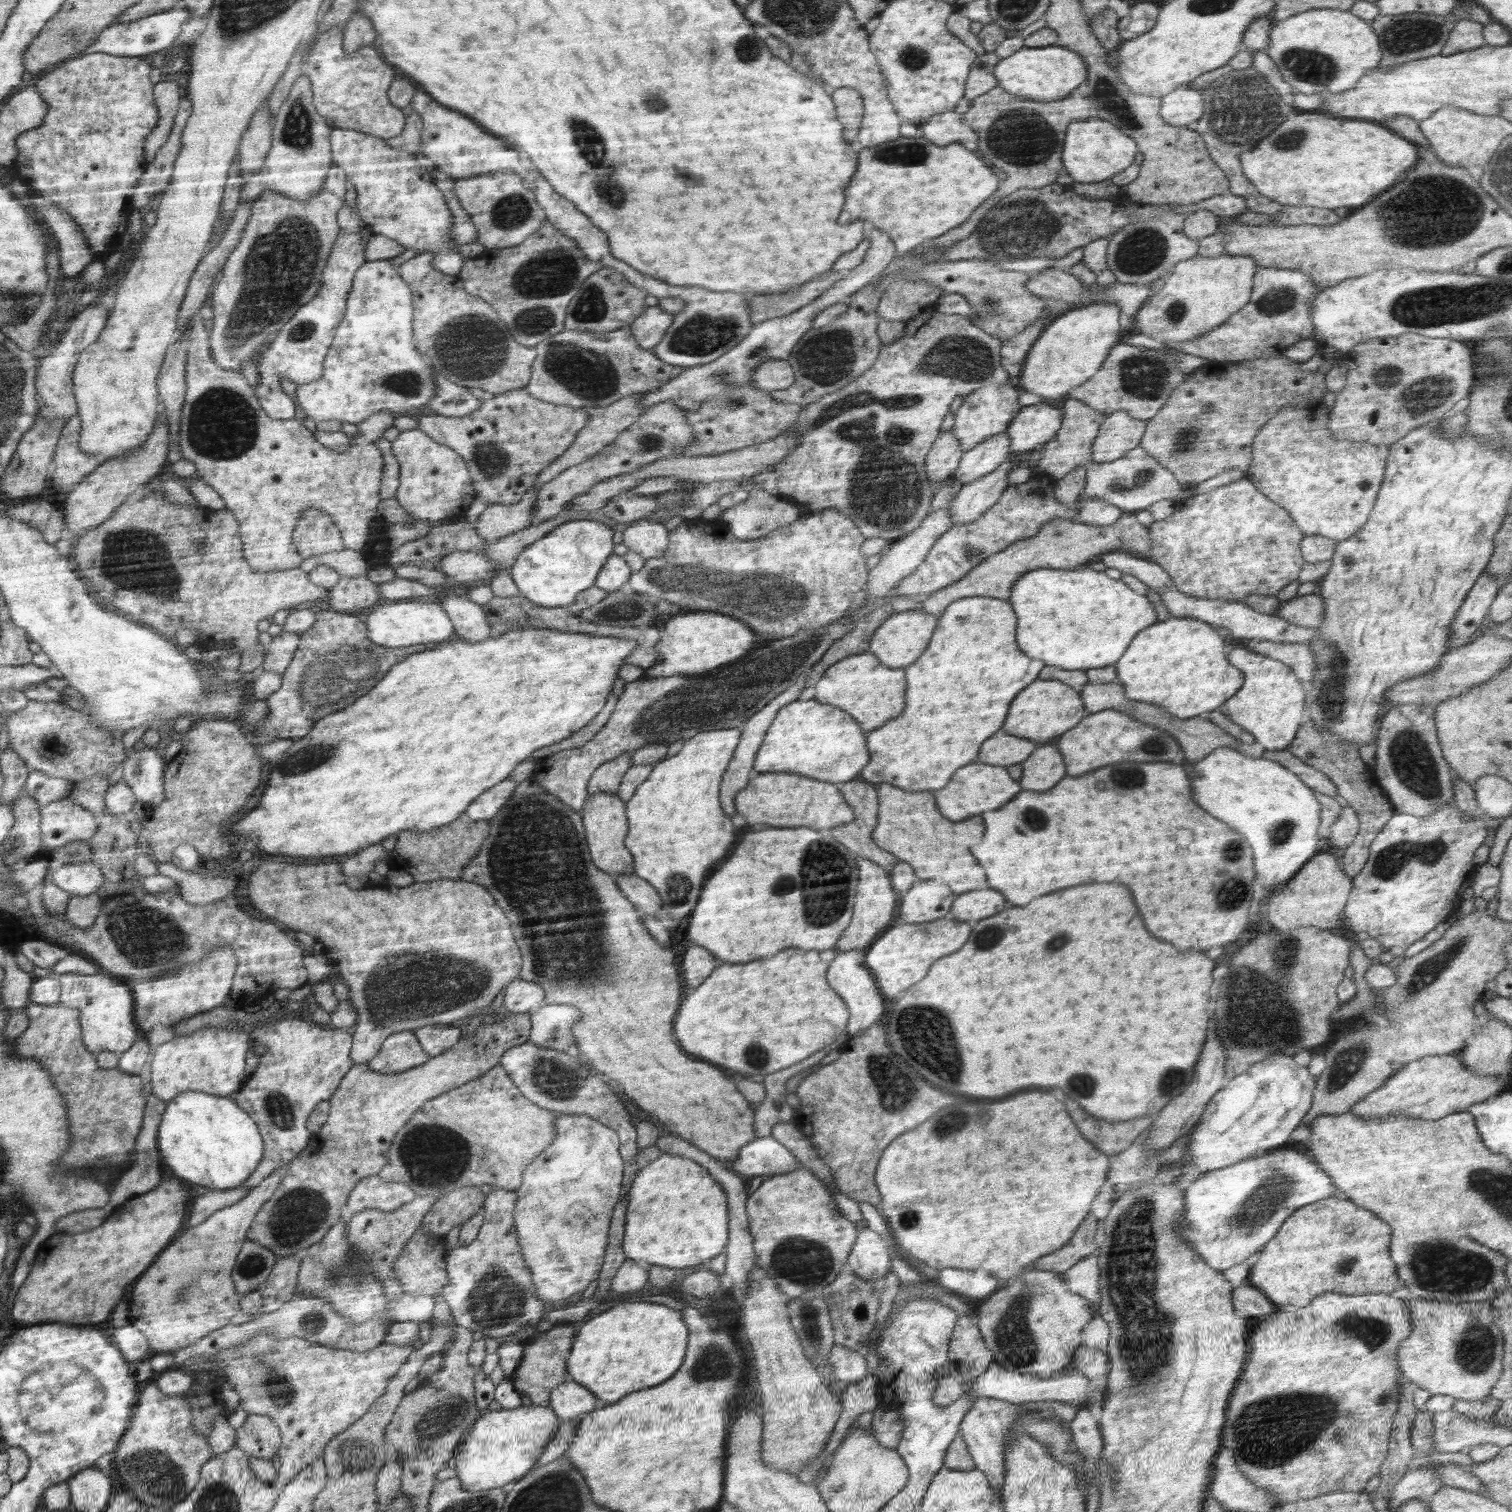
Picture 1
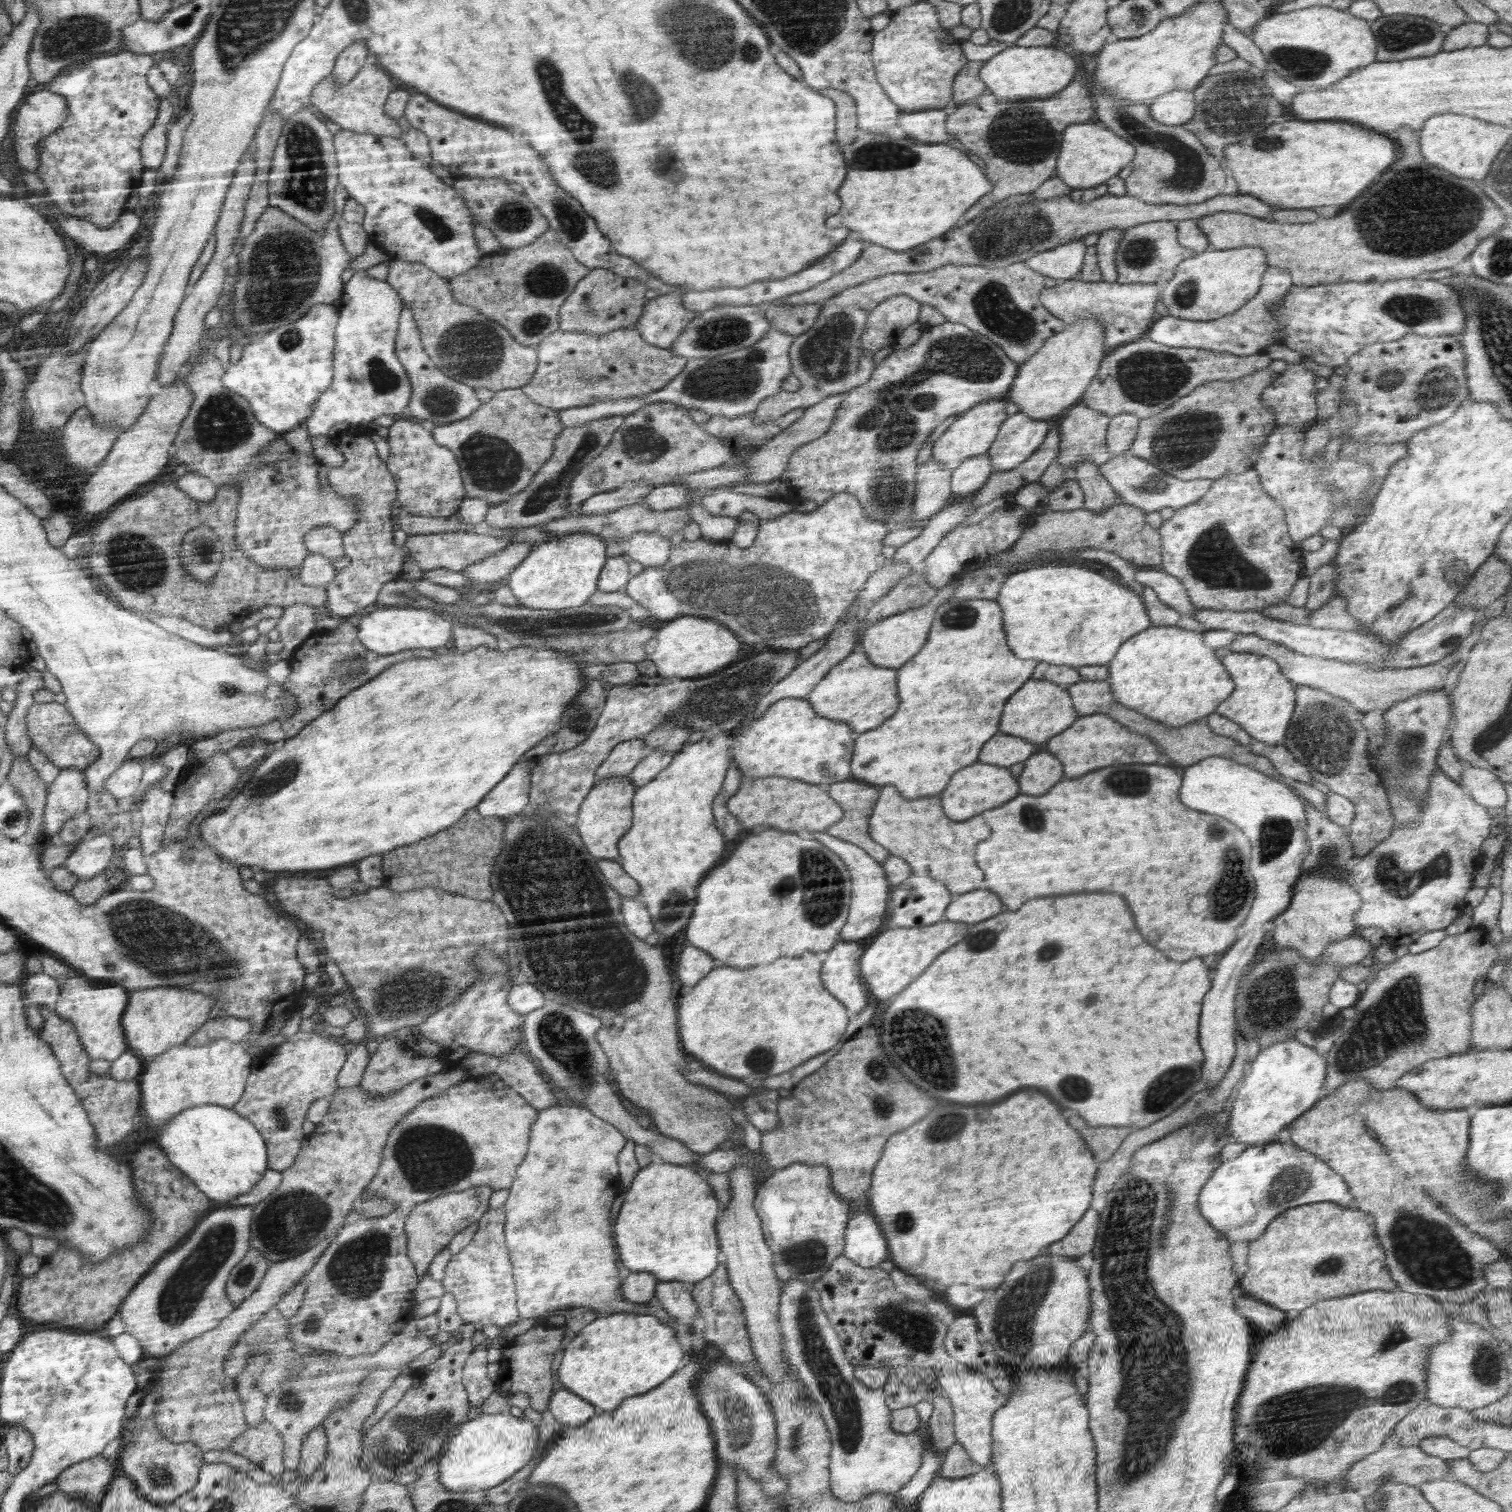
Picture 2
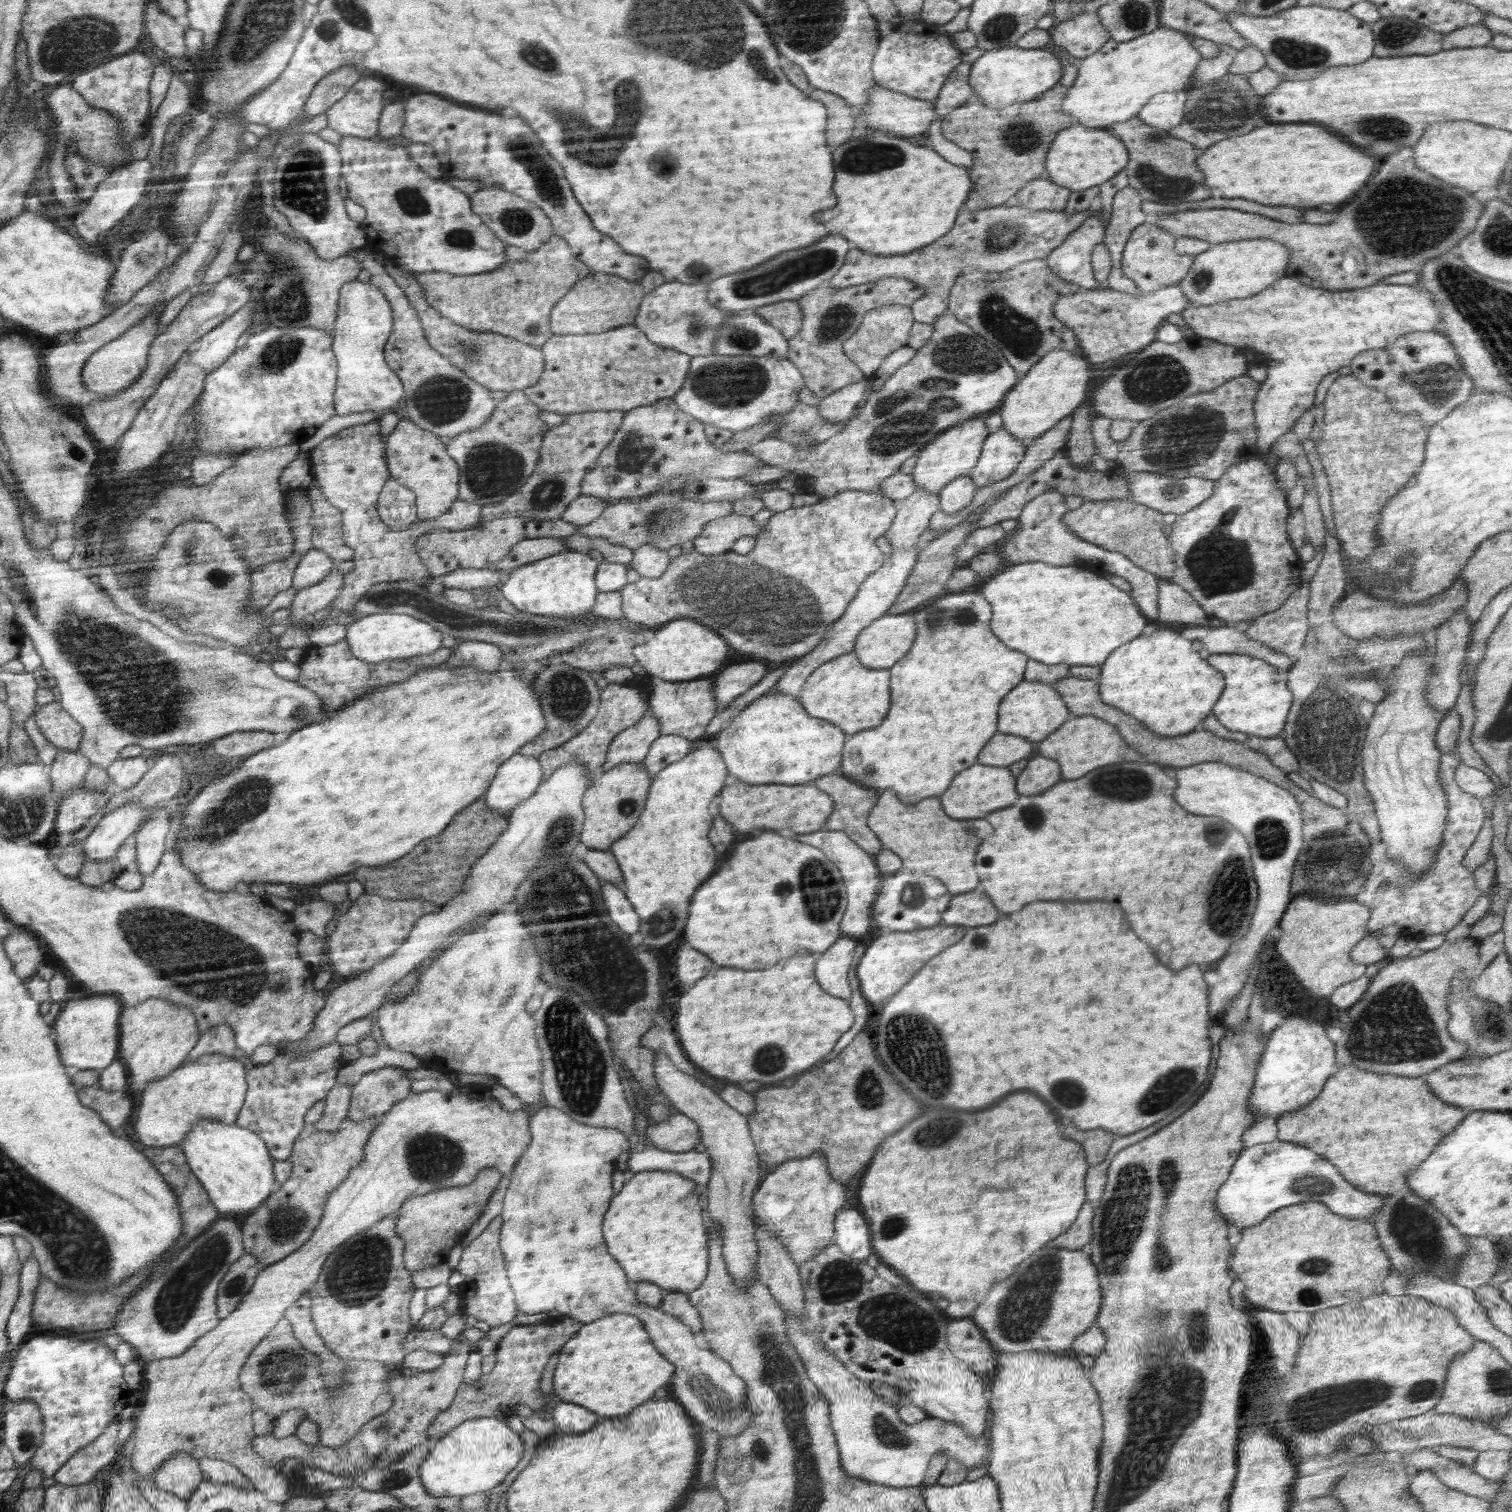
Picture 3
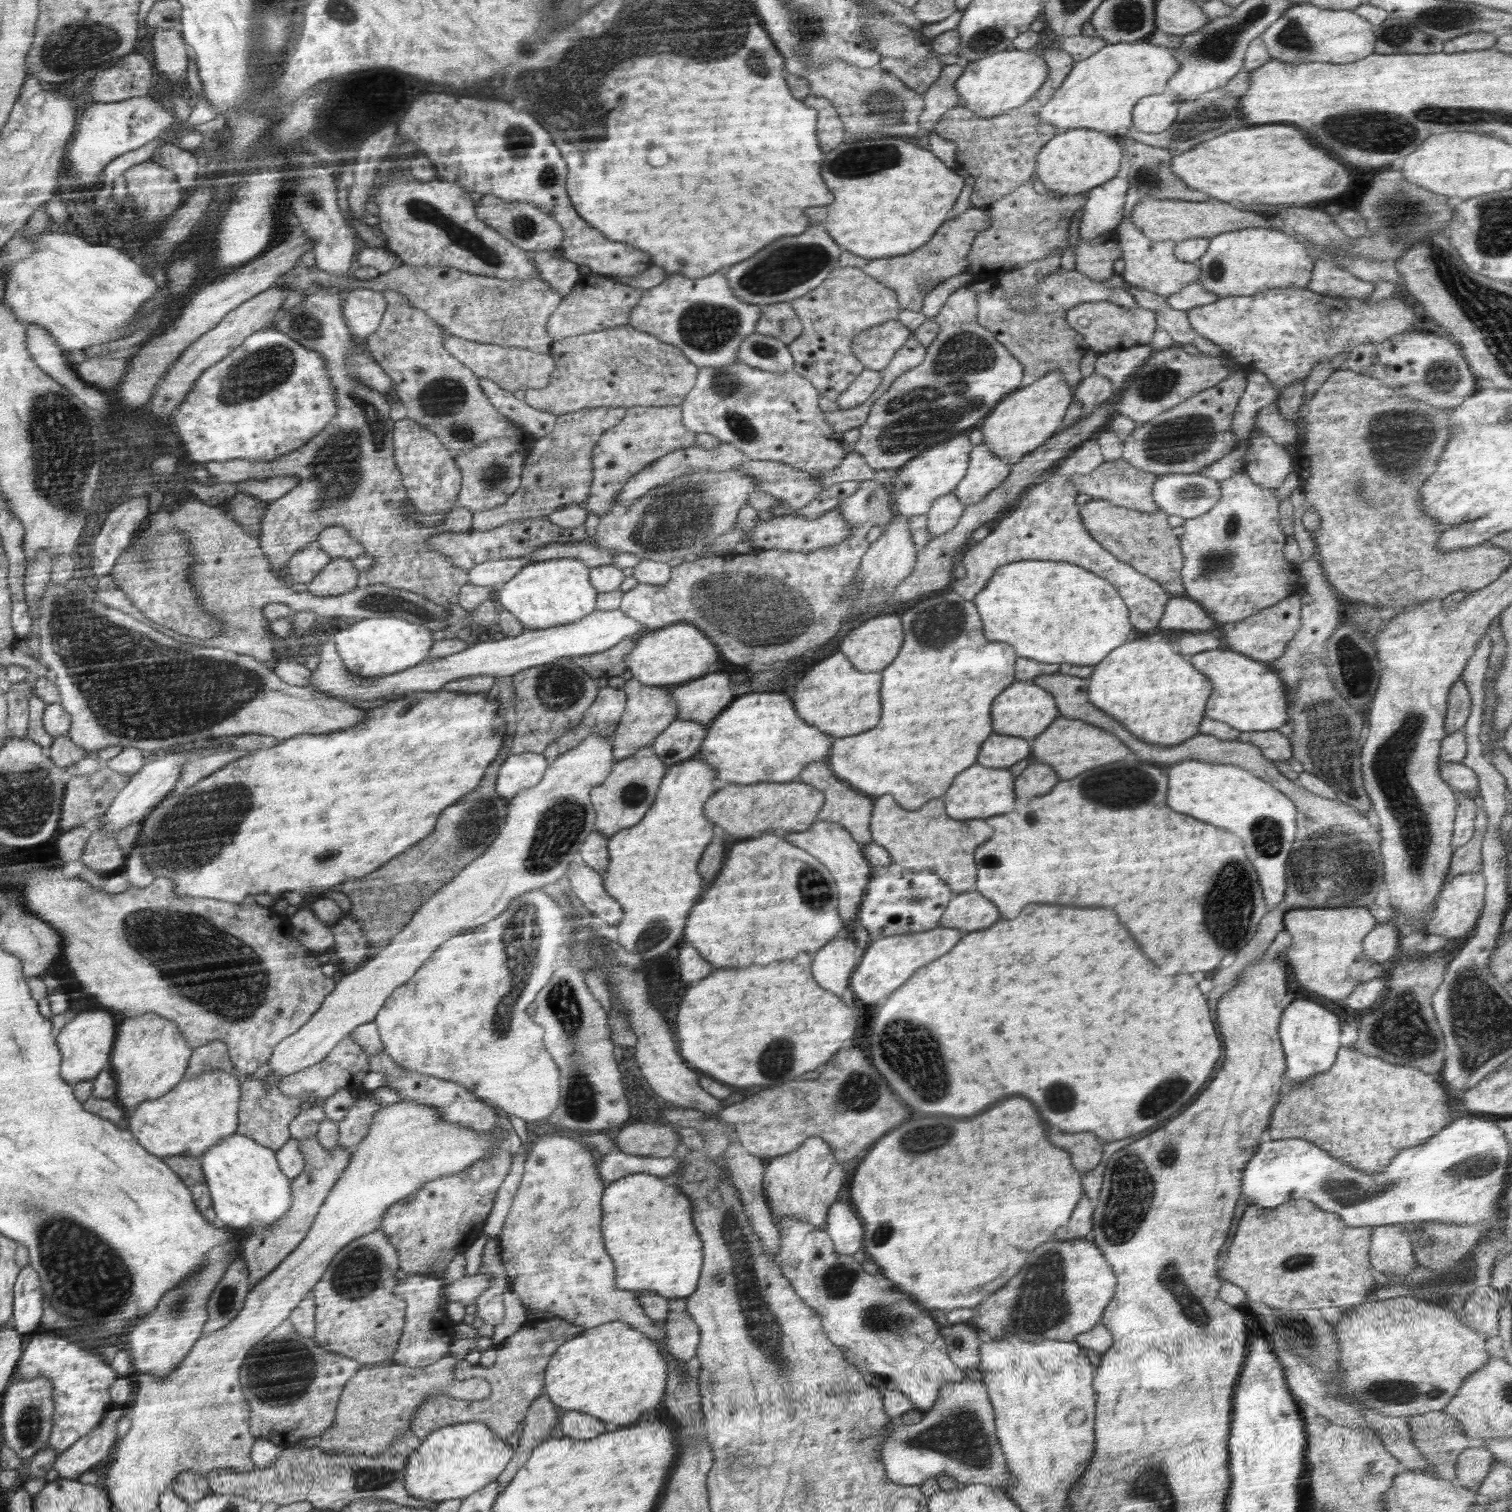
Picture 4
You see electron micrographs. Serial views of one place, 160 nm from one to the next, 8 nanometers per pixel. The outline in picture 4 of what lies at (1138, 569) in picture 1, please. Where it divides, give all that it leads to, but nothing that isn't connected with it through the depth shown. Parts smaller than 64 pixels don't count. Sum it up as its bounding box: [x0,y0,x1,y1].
[1159,596,1214,633]

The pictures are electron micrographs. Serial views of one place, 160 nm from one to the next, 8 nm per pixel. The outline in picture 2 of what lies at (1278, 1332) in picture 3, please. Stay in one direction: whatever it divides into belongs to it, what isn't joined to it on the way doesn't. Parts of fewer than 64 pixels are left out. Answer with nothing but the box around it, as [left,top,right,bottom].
[1236,1294,1290,1333]

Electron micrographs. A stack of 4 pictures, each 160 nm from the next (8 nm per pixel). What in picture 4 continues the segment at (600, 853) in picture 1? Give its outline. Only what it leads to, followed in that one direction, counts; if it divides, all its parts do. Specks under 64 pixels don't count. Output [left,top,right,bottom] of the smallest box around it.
[591,746,668,838]

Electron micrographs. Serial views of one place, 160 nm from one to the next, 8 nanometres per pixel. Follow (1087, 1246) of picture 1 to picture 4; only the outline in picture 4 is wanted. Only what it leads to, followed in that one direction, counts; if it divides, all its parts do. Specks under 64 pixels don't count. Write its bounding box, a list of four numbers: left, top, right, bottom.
[1054,1196,1097,1240]

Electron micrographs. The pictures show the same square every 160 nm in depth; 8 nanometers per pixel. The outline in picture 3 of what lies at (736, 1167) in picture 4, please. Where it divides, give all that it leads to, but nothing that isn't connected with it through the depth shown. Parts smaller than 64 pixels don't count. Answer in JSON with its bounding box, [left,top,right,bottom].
[753,1216,991,1488]

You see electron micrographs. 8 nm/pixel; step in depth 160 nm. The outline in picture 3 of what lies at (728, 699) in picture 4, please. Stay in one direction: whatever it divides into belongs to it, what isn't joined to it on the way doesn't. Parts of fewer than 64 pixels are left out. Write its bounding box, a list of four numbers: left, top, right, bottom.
[650,677,719,742]

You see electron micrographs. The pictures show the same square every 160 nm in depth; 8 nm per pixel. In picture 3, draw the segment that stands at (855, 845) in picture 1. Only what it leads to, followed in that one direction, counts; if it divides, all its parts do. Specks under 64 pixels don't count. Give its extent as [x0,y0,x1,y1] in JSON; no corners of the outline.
[812,772,884,856]

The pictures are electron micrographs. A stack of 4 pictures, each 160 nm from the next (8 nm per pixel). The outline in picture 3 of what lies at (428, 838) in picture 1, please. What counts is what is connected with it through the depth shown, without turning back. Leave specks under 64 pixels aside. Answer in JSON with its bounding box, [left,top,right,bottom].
[354,795,509,905]

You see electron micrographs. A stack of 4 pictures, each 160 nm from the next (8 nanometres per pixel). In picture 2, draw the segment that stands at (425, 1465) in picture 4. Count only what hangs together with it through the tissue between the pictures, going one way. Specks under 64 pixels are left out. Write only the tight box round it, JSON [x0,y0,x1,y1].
[439,1413,539,1491]

